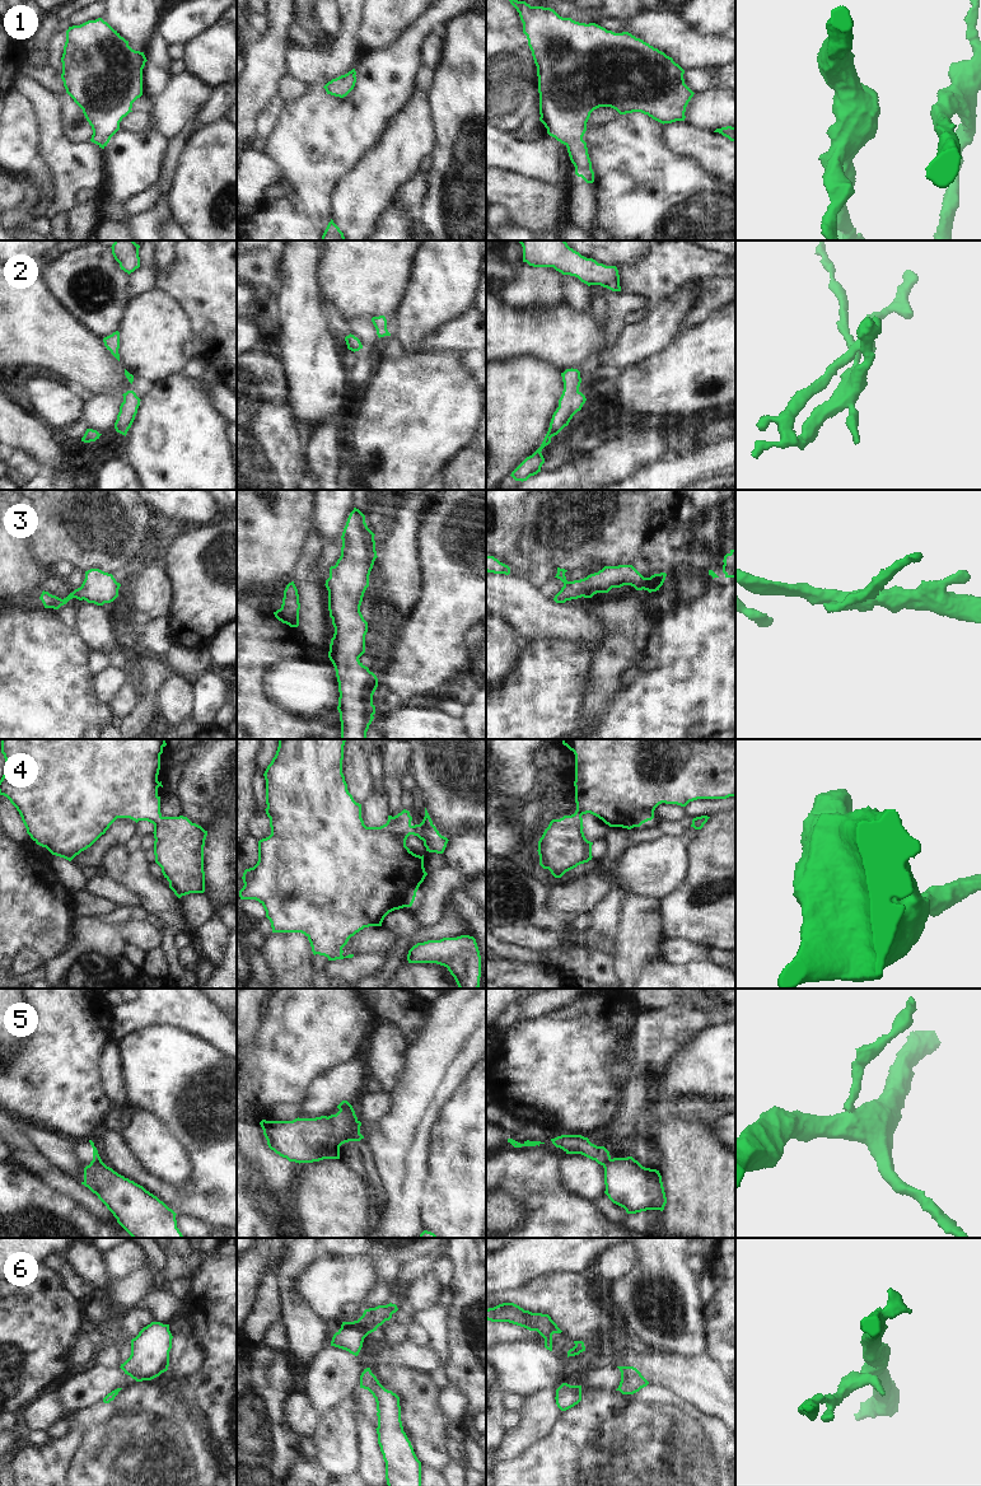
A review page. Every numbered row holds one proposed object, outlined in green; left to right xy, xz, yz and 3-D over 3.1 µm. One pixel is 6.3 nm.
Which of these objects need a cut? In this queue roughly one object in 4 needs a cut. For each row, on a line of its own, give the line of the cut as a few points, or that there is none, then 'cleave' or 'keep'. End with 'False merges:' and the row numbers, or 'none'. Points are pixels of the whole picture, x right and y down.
1: no cut | keep
2: no cut | keep
3: no cut | keep
4: no cut | keep
5: xz (351, 1106), (340, 1111) | cleave
6: no cut | keep
False merges: 5

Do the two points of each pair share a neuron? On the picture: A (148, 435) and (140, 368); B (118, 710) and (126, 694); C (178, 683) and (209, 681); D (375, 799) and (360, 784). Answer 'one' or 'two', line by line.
A: two
B: one
C: two
D: two

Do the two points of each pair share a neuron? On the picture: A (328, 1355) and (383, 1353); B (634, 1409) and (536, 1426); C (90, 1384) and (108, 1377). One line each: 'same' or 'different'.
A: same
B: different
C: same

